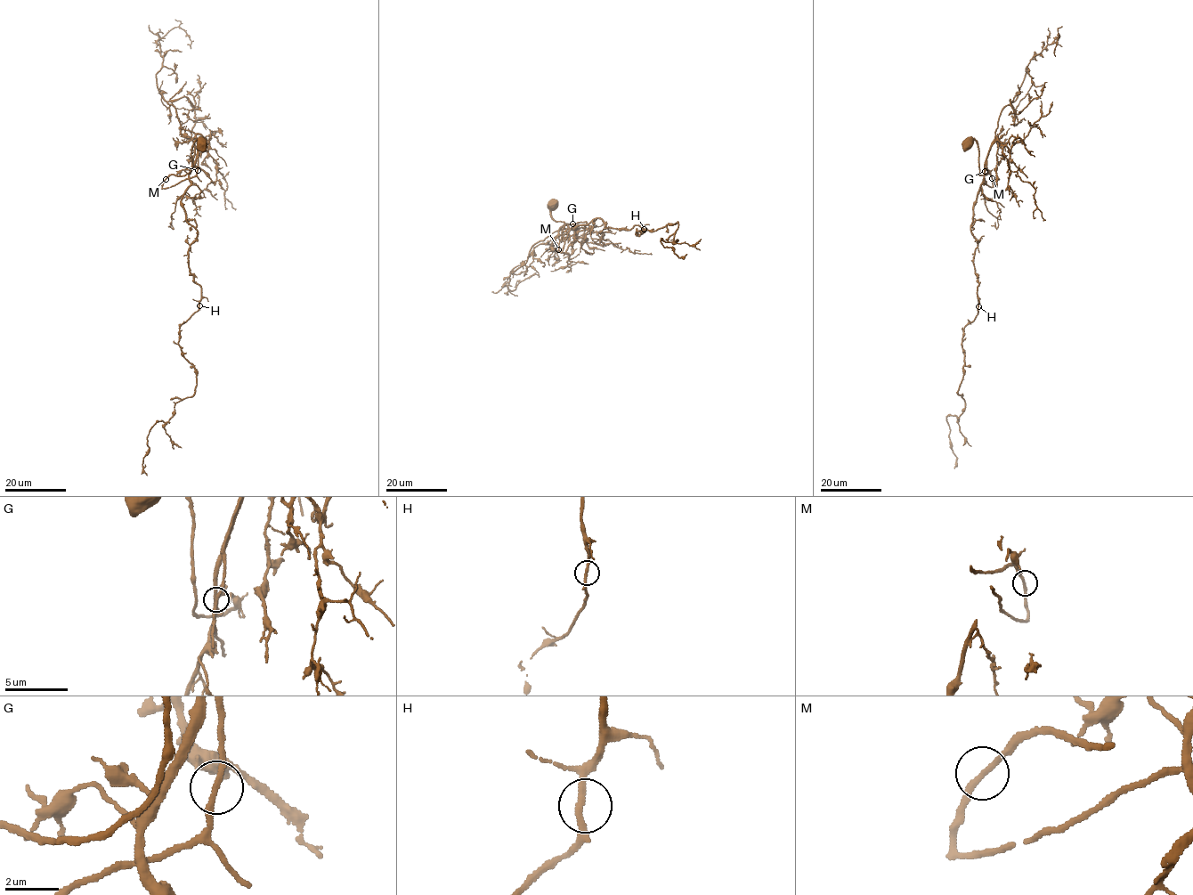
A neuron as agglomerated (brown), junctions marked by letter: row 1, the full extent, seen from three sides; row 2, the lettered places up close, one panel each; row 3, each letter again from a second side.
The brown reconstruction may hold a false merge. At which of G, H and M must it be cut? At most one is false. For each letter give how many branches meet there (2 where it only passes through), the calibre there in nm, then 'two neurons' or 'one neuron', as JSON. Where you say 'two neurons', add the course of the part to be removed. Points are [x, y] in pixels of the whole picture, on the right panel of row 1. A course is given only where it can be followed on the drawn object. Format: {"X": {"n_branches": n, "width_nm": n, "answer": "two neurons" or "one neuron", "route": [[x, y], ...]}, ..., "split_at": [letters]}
{"G": {"n_branches": 2, "width_nm": 220, "answer": "one neuron"}, "H": {"n_branches": 2, "width_nm": 220, "answer": "one neuron"}, "M": {"n_branches": 2, "width_nm": 220, "answer": "one neuron"}, "split_at": []}

